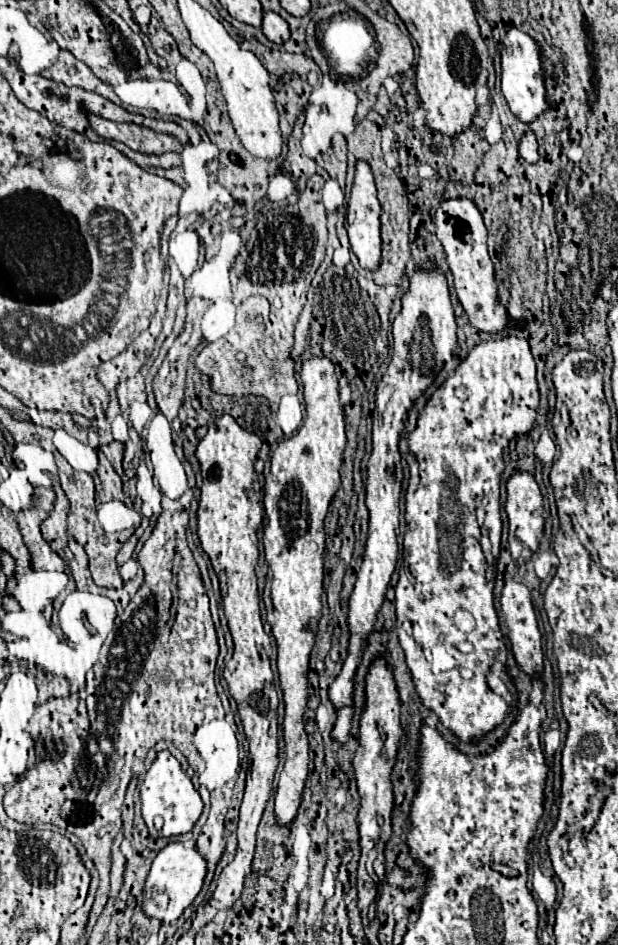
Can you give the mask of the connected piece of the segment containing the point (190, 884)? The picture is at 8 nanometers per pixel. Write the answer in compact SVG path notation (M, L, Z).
M170 842L166 848L158 852L146 876L146 884L142 892L144 894L144 900L142 900L144 916L158 918L164 924L176 922L182 916L182 912L198 896L204 876L206 876L206 860L194 848L184 848L184 844L180 842Z

